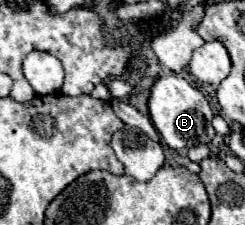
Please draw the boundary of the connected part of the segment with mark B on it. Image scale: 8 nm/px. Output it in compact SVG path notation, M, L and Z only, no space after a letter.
M164 75L152 85L148 109L152 125L170 149L184 149L200 143L208 145L216 137L216 131L212 127L212 109L206 97L180 75Z

